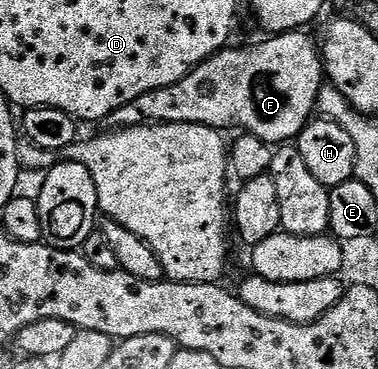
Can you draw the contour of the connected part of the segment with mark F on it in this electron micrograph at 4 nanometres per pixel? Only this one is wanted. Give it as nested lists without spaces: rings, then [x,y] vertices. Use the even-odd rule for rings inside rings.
[[[303,29],[285,30],[283,34],[272,34],[265,42],[257,46],[244,46],[241,50],[225,48],[212,54],[194,67],[182,80],[170,84],[166,88],[154,88],[150,92],[142,92],[138,100],[131,104],[122,104],[106,122],[112,130],[123,130],[143,120],[148,124],[173,122],[174,124],[202,124],[203,126],[237,126],[237,131],[253,134],[269,144],[291,143],[310,119],[317,113],[316,106],[320,102],[320,92],[326,85],[324,60],[317,39],[304,34]]]

